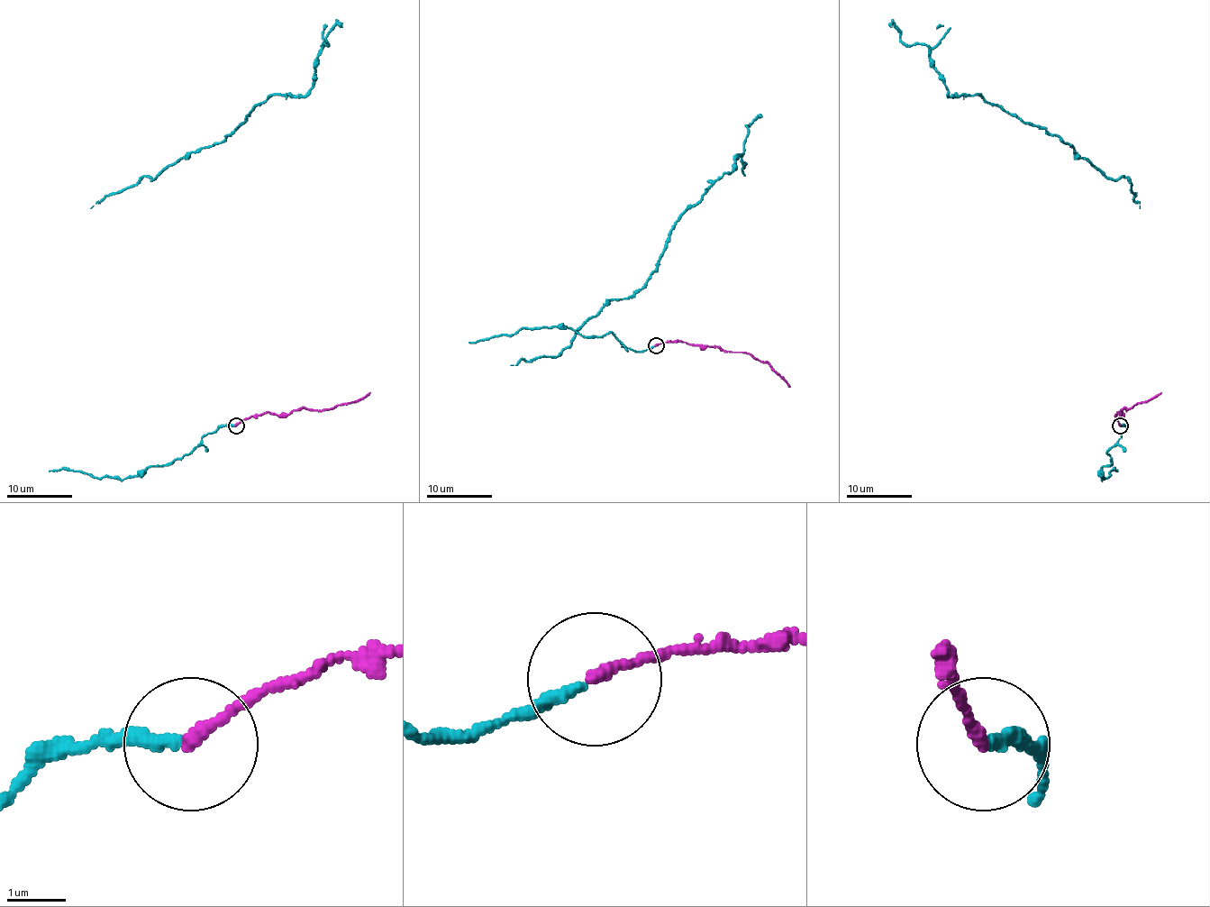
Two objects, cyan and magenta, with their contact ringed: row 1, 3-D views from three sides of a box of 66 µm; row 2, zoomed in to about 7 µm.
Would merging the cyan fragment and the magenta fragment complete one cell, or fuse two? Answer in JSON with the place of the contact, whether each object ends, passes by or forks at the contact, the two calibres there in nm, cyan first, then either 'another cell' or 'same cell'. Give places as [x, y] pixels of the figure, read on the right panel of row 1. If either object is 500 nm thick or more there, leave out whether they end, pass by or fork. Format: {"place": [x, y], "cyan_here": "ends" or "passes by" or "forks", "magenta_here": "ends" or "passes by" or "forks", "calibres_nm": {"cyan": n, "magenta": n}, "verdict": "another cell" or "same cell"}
{"place": [1120, 426], "cyan_here": "ends", "magenta_here": "ends", "calibres_nm": {"cyan": 200, "magenta": 190}, "verdict": "same cell"}

